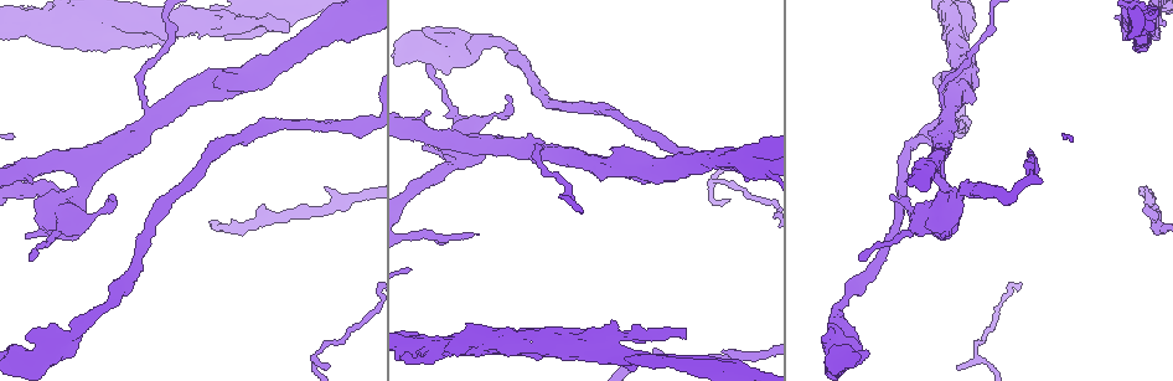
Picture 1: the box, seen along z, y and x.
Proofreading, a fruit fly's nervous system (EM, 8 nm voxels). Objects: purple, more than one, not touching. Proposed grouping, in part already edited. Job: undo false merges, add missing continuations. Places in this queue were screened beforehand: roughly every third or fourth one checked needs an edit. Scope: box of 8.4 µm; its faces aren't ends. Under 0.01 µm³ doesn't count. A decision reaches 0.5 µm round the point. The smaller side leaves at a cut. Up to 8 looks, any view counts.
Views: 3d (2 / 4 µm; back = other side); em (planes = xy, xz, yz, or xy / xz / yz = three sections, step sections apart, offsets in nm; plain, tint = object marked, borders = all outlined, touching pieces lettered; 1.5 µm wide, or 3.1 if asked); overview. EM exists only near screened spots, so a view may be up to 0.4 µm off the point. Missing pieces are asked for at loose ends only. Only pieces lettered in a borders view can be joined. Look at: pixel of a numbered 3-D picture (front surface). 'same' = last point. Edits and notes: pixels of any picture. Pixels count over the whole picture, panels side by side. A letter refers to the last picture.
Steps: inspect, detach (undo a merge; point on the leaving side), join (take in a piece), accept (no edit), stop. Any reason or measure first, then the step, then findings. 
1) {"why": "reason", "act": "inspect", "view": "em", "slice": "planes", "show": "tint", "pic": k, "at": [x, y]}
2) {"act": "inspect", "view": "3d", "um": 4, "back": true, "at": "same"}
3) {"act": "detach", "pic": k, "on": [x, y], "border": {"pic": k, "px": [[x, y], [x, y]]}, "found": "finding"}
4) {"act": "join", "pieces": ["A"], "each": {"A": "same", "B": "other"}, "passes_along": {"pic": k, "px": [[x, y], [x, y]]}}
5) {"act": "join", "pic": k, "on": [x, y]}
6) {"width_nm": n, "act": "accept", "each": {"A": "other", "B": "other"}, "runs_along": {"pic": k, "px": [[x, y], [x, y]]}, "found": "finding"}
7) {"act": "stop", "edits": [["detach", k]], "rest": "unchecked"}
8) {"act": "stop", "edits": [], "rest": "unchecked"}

{"why": "four-way junction", "act": "inspect", "view": "3d", "um": 4, "pic": 1, "at": [948, 208]}

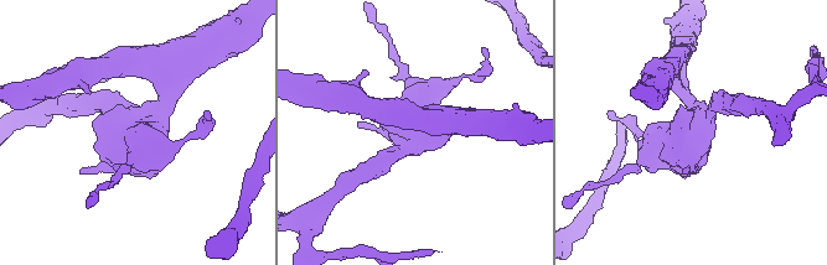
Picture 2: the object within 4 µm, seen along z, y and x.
{"act": "inspect", "view": "em", "slice": "xy", "step": 4, "show": "tint", "pic": 2, "at": [690, 131]}

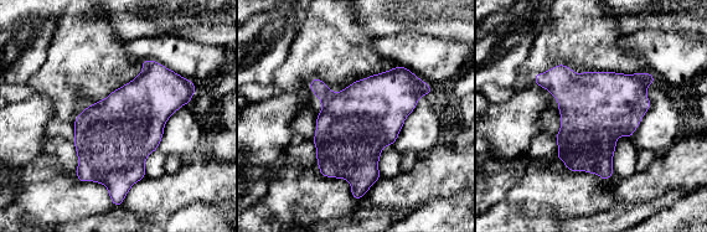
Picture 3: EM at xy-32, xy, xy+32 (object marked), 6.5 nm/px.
{"why": "cut it another way", "act": "inspect", "view": "em", "slice": "planes", "show": "borders", "at": "same"}

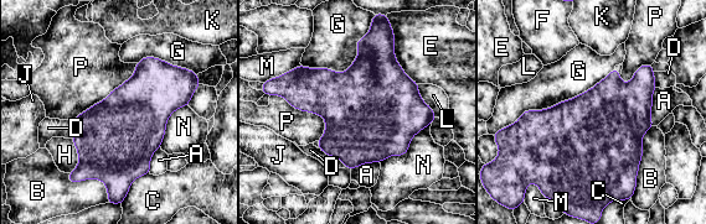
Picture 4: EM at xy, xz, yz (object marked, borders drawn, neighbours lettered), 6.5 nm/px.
{"width_nm": 650, "act": "accept", "each": {"A": "other", "B": "other", "C": "other", "D": "other", "E": "other", "F": "other", "G": "other", "H": "other", "J": "other", "K": "other", "L": "other", "M": "other", "N": "other", "P": "other"}, "border": {"pic": 4, "px": [[614, 67], [510, 125]]}, "found": "one cell here"}

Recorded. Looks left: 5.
{"why": "free end", "act": "inspect", "view": "em", "slice": "planes", "show": "borders", "pic": 1, "at": [26, 335]}

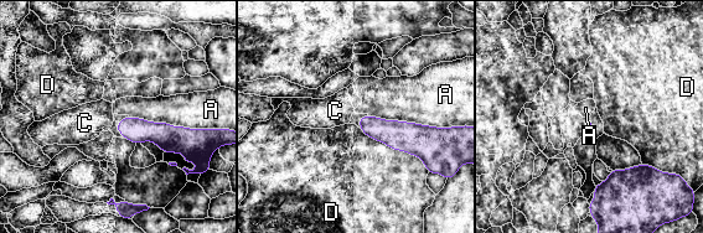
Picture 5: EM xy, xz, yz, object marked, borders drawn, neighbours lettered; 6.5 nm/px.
{"act": "accept", "each": {"A": "other", "C": "other", "D": "other"}, "border": {"pic": 5, "px": [[360, 128], [415, 155], [427, 170]]}, "found": "none of them fits"}

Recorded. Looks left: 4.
{"why": "thick turns thin", "act": "inspect", "view": "em", "slice": "xz", "step": 4, "show": "tint", "pic": 1, "at": [543, 341]}

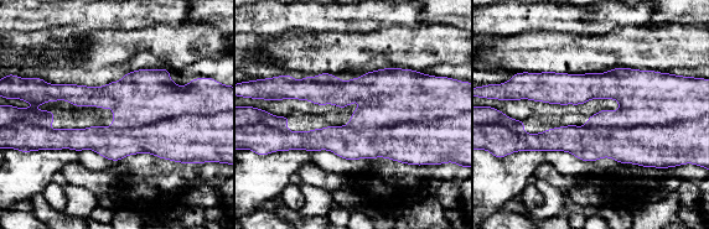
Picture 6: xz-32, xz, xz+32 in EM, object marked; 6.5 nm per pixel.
{"act": "inspect", "view": "em", "slice": "planes", "show": "borders", "at": "same"}

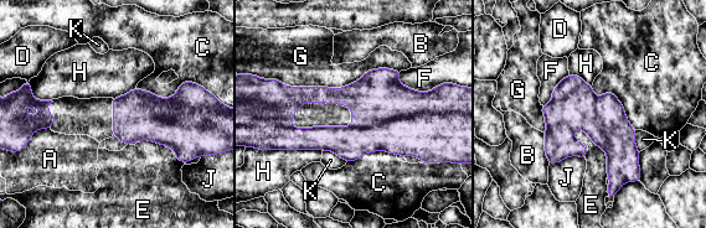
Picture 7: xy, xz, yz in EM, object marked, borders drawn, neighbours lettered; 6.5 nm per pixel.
{"longest_contact_nm": ["G", 800], "act": "detach", "pic": 7, "on": [138, 120], "each": {"A": "other", "B": "other", "C": "other", "D": "other", "E": "other", "F": "other", "G": "other", "H": "other", "J": "other", "K": "other"}, "part_leaving": {"pic": 7, "px": [[426, 103], [299, 94], [278, 110]]}, "found": "a second cell is stuck on"}

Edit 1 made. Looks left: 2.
{"act": "stop", "edits": [["detach", 7]], "rest": "unchecked"}

